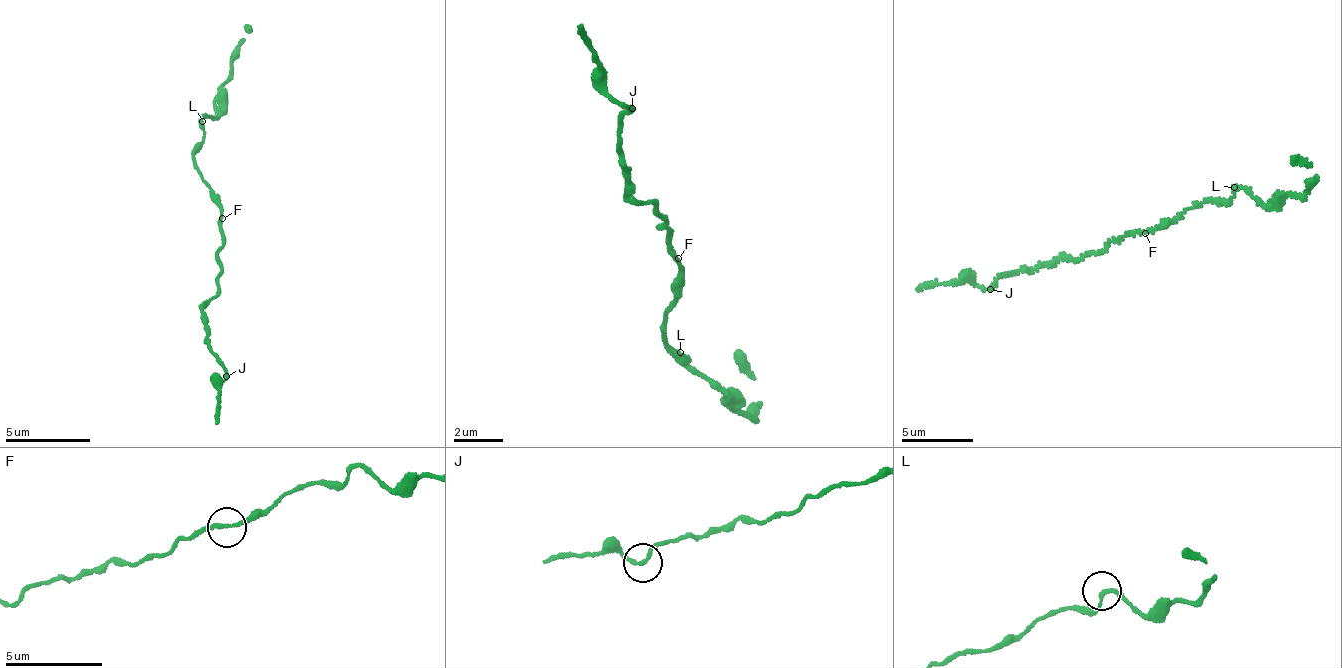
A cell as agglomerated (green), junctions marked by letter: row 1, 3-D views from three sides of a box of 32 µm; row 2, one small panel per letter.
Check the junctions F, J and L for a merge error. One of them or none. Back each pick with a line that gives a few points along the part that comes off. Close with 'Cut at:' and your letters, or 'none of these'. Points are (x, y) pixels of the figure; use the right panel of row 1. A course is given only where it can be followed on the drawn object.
Cut at: none of these

